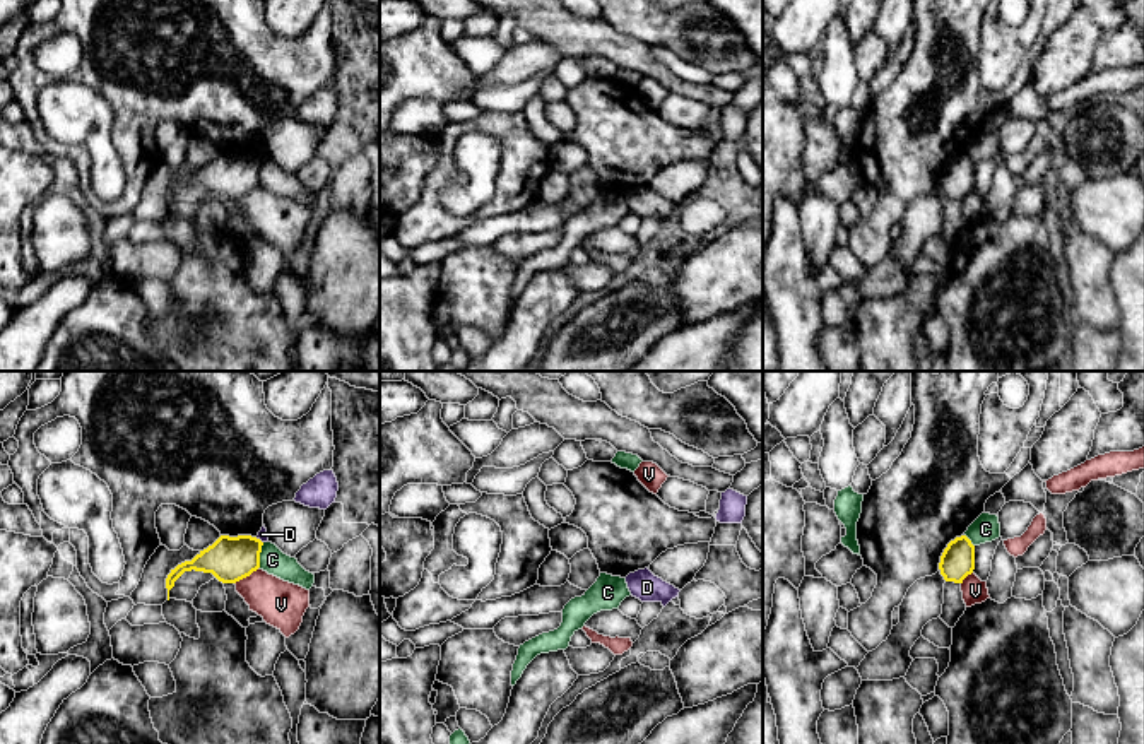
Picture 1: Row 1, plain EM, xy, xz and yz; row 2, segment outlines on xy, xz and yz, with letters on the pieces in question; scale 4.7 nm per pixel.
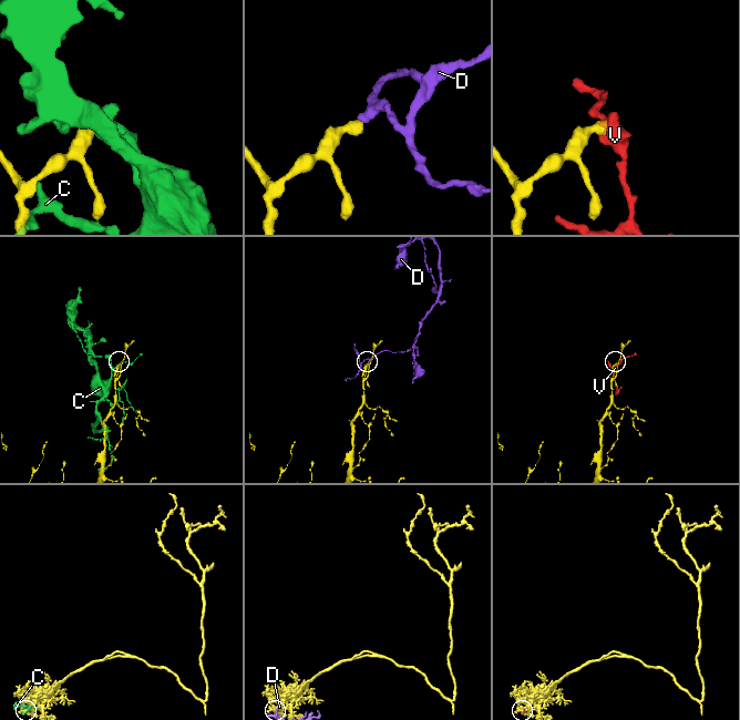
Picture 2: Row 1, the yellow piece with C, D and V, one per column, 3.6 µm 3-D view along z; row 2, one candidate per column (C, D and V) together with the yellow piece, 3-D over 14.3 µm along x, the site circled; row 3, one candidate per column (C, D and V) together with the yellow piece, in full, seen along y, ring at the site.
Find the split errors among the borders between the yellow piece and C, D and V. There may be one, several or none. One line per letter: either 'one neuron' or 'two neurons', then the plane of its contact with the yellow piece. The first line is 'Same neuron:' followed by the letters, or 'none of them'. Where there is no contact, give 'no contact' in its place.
Same neuron: none of them
C: two neurons | xy
D: two neurons | xy
V: two neurons | xy

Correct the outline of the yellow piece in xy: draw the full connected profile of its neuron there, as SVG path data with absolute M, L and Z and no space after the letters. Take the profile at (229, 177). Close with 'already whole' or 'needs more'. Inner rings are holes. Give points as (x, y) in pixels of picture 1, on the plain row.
M221 152L212 162L200 168L192 178L185 178L178 181L166 195L166 205L168 205L168 217L169 217L169 207L174 204L174 198L185 190L185 188L203 188L212 190L219 198L222 200L236 200L246 193L250 193L253 188L260 185L260 169L262 169L263 159L251 152Z | already whole

